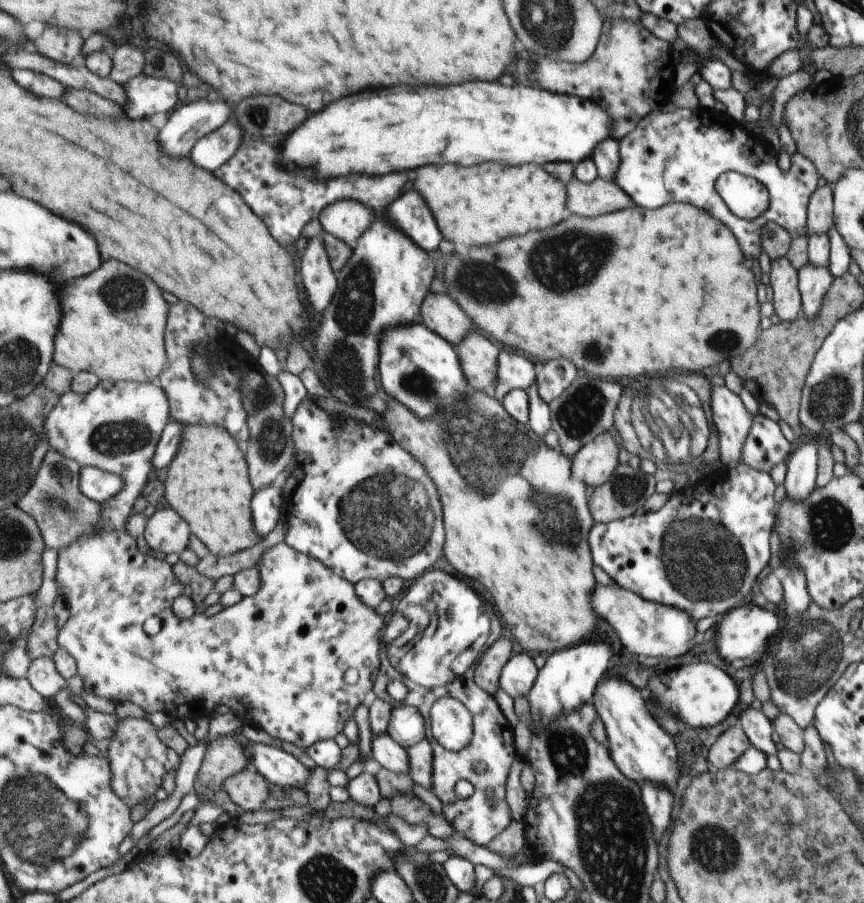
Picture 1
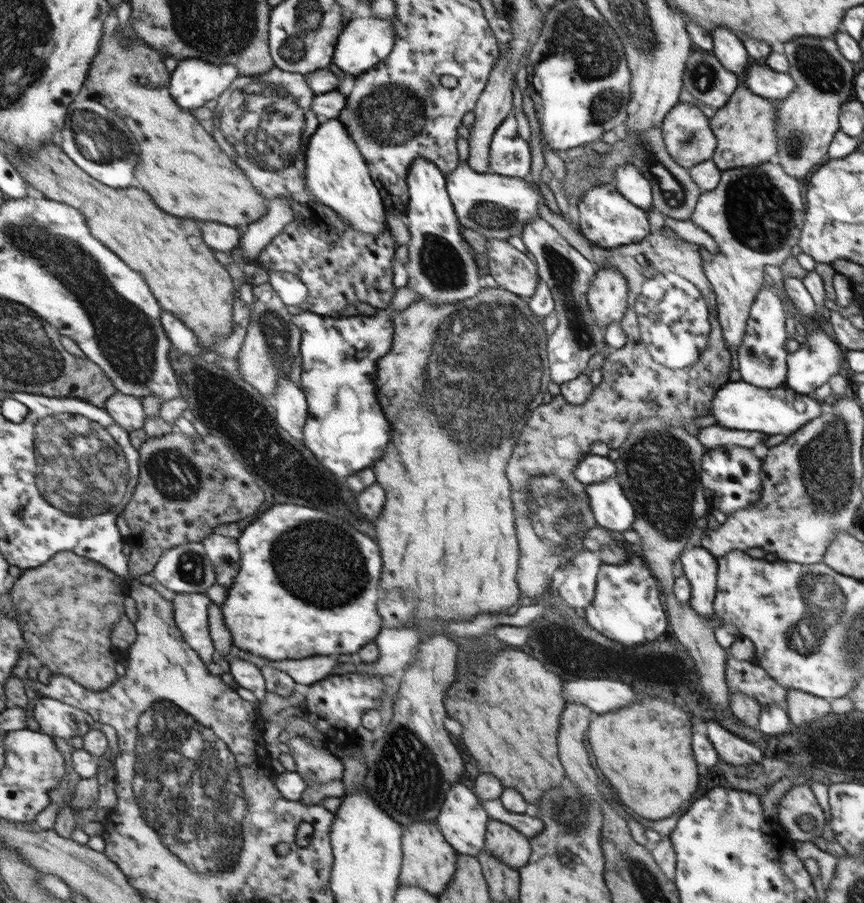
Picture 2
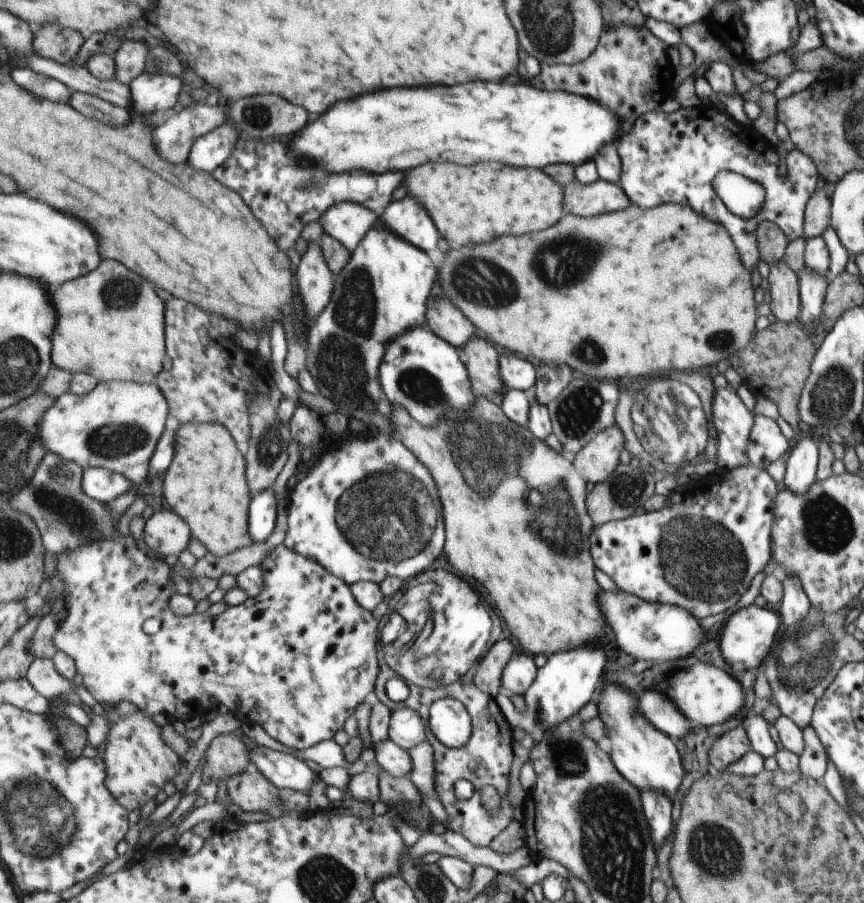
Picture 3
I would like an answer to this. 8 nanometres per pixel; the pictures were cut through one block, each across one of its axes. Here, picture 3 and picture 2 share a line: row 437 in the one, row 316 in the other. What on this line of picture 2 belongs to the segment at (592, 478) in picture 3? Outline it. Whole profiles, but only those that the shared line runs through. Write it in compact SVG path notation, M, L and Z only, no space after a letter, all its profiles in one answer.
M599 268L587 292L587 301L600 327L622 320L630 305L628 281L619 270Z

